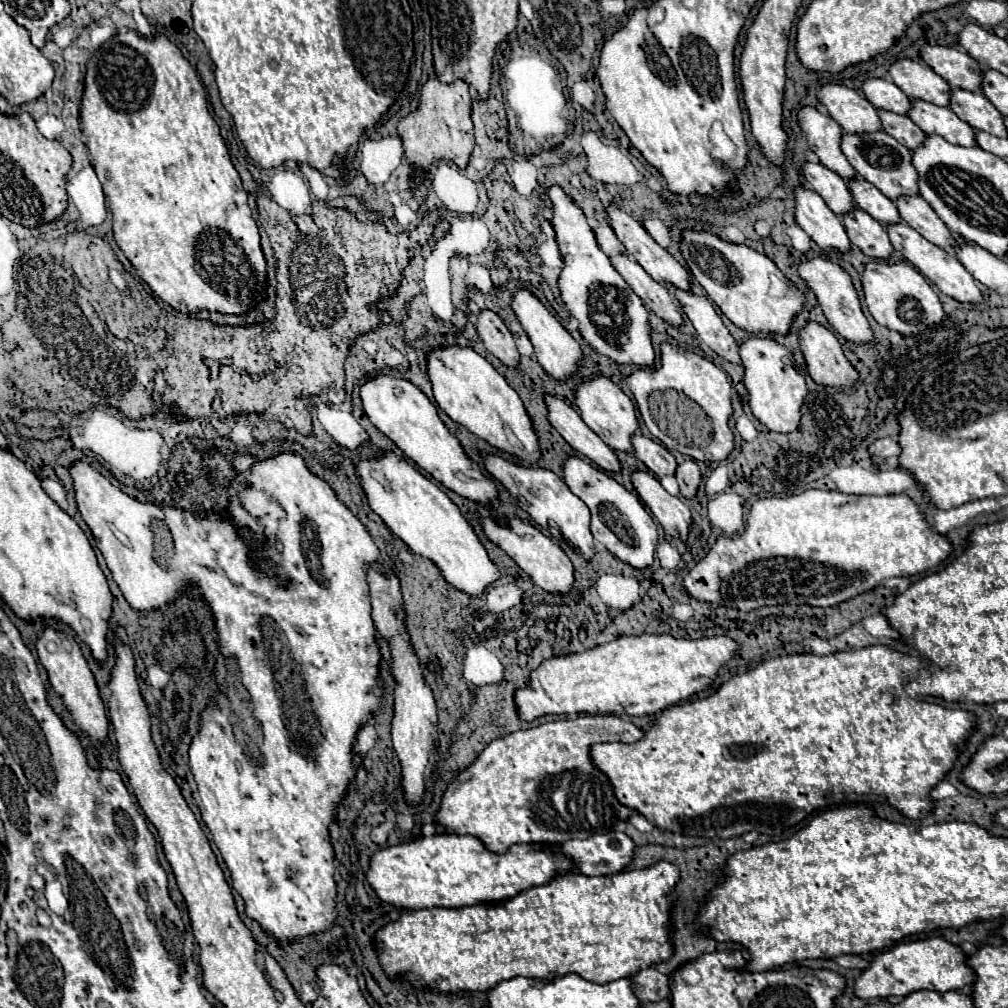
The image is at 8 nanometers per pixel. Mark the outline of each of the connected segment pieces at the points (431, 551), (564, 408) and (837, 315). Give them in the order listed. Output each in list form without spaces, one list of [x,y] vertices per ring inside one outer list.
[[[382,450],[374,460],[354,462],[354,470],[366,492],[368,506],[408,544],[414,554],[430,558],[448,584],[470,596],[480,596],[482,590],[500,576],[496,564],[488,558],[458,506],[402,456],[396,456],[392,450]]]
[[[544,396],[548,408],[550,424],[560,432],[560,436],[580,454],[598,464],[604,472],[618,472],[620,462],[616,454],[584,424],[580,414],[576,414],[566,402],[556,396]]]
[[[812,258],[812,260],[806,260],[806,262],[802,262],[798,266],[798,276],[816,294],[818,304],[820,304],[824,316],[828,318],[830,326],[840,336],[844,336],[850,342],[870,342],[872,340],[872,330],[868,326],[866,316],[862,314],[858,294],[856,294],[856,290],[852,286],[852,280],[850,280],[848,272],[842,266],[838,266],[836,262],[832,262],[828,258]]]

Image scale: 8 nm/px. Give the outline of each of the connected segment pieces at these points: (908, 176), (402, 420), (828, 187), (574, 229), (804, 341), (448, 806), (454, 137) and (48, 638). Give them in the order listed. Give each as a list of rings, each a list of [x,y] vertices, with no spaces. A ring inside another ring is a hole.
[[[884,130],[876,132],[862,132],[862,134],[850,134],[842,132],[842,152],[852,164],[852,168],[866,178],[870,184],[874,184],[884,196],[890,196],[890,200],[896,200],[904,194],[918,194],[918,174],[914,172],[914,166],[910,164],[910,150],[902,146],[898,140],[894,140]]]
[[[380,374],[362,384],[360,398],[370,422],[380,432],[384,432],[406,454],[406,458],[414,460],[420,468],[424,468],[440,484],[454,490],[456,494],[480,504],[490,504],[490,500],[496,496],[494,482],[486,478],[472,460],[466,458],[458,440],[438,418],[436,406],[432,406],[432,402],[420,388],[404,378]]]
[[[802,162],[802,176],[806,178],[806,182],[824,198],[826,206],[834,212],[834,214],[844,214],[850,208],[854,208],[848,184],[844,184],[844,180],[828,170],[824,164],[820,162]]]
[[[550,186],[546,194],[552,202],[550,224],[556,232],[556,242],[564,258],[564,270],[558,278],[558,286],[566,308],[580,322],[580,334],[596,352],[618,364],[652,366],[656,354],[648,334],[648,308],[614,270],[610,258],[598,248],[594,232],[574,200],[560,186]]]
[[[806,322],[800,330],[800,350],[804,354],[808,374],[814,382],[826,386],[852,386],[858,372],[842,354],[836,336],[818,322]]]
[[[578,716],[574,720],[556,720],[512,732],[502,740],[492,740],[478,758],[448,784],[436,812],[436,824],[452,834],[476,836],[494,854],[504,854],[512,844],[558,844],[574,836],[584,840],[594,832],[610,832],[632,812],[614,800],[610,782],[590,764],[590,746],[596,742],[636,742],[640,738],[642,730],[618,716]]]
[[[438,74],[428,78],[428,82],[422,86],[418,108],[398,122],[398,134],[404,142],[406,158],[418,168],[418,174],[428,170],[430,164],[440,158],[448,158],[458,168],[466,168],[474,149],[474,126],[470,120],[470,110],[472,96],[468,82],[454,80],[452,84],[446,84]]]
[[[46,626],[36,642],[36,650],[38,650],[38,658],[40,658],[42,666],[48,672],[48,680],[50,680],[52,688],[62,696],[74,722],[96,740],[96,746],[100,746],[108,732],[108,718],[106,718],[104,702],[100,698],[100,690],[96,686],[96,678],[80,650],[80,644],[72,636],[64,634],[62,630],[54,630],[54,628]]]

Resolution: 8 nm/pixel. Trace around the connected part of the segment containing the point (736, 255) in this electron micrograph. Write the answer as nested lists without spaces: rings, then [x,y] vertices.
[[[682,230],[680,252],[702,284],[708,298],[712,298],[722,314],[750,334],[770,332],[786,334],[792,318],[804,306],[804,294],[778,270],[778,266],[764,254],[746,244],[728,242],[706,230]]]

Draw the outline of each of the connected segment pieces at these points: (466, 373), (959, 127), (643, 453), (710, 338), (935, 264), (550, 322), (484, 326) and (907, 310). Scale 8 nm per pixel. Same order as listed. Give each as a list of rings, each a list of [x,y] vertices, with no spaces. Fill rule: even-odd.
[[[452,344],[438,346],[426,352],[428,378],[438,406],[458,424],[466,426],[472,434],[480,436],[498,450],[510,452],[534,464],[540,458],[538,438],[532,430],[530,416],[524,410],[520,396],[506,384],[506,380],[486,362],[478,352],[468,346]]]
[[[912,100],[912,108],[908,112],[910,120],[920,126],[926,134],[938,134],[952,144],[974,146],[974,128],[960,120],[950,108],[936,106],[926,100]]]
[[[636,432],[632,436],[632,450],[634,450],[634,456],[642,460],[646,468],[652,470],[658,478],[664,474],[674,474],[676,458],[668,452],[664,444],[646,438],[642,432]]]
[[[664,282],[664,286],[668,288],[668,292],[680,302],[684,314],[690,318],[690,322],[694,324],[696,332],[698,332],[698,340],[706,342],[716,354],[720,354],[722,358],[738,364],[740,356],[738,356],[738,348],[736,348],[736,340],[732,338],[732,334],[726,330],[726,326],[722,324],[720,316],[716,314],[716,310],[712,308],[712,304],[708,302],[706,296],[698,296],[692,294],[688,290],[676,288],[670,282]]]
[[[904,222],[884,224],[884,228],[888,232],[888,238],[890,238],[894,250],[898,250],[910,264],[914,264],[926,278],[930,278],[940,288],[940,292],[944,292],[944,294],[948,294],[948,296],[952,296],[954,300],[960,300],[960,302],[982,302],[982,294],[980,294],[980,288],[978,288],[976,280],[960,264],[960,260],[954,254],[948,254],[940,246],[928,242],[926,238],[922,238],[914,228],[910,228]]]
[[[518,288],[518,290],[514,290],[514,294],[512,294],[512,304],[510,304],[510,306],[512,306],[514,314],[518,316],[518,320],[520,320],[522,328],[524,328],[524,332],[528,334],[528,338],[530,338],[530,342],[532,342],[532,346],[534,346],[534,352],[536,352],[536,360],[542,364],[542,368],[544,368],[550,376],[554,376],[554,378],[558,378],[558,380],[564,380],[564,378],[572,376],[574,370],[576,370],[576,364],[578,364],[578,360],[580,360],[580,356],[582,356],[580,346],[578,346],[578,342],[572,338],[572,334],[556,320],[556,316],[554,316],[528,288]]]
[[[480,310],[476,320],[476,332],[484,342],[484,346],[488,348],[488,352],[492,352],[500,362],[512,368],[518,366],[520,354],[518,354],[514,336],[510,334],[510,330],[506,328],[506,324],[496,312]]]
[[[886,260],[868,262],[864,266],[862,286],[866,306],[874,316],[874,320],[904,336],[918,334],[944,318],[944,310],[936,292],[932,290],[928,280],[908,262],[886,262]]]

